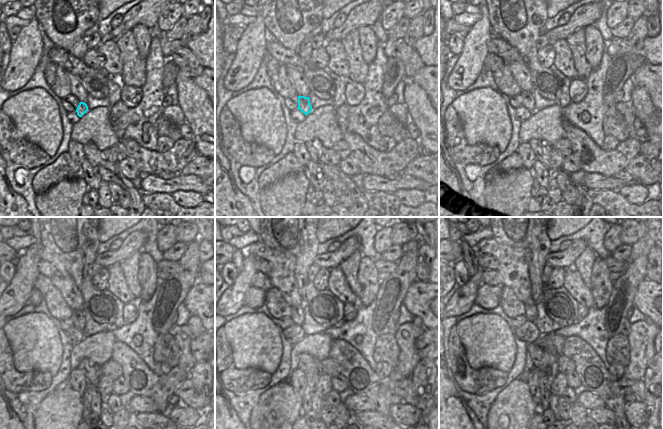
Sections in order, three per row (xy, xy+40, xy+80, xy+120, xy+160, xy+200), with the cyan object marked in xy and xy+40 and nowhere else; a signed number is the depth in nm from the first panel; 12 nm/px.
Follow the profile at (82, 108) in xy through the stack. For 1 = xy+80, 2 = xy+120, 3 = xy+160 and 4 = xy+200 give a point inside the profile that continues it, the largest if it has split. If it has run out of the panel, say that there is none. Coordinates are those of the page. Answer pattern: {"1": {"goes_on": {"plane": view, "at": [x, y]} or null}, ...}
{"1": {"goes_on": {"plane": "xy+80", "at": [527, 97]}}, "2": {"goes_on": {"plane": "xy+120", "at": [78, 318]}}, "3": {"goes_on": {"plane": "xy+160", "at": [298, 316]}}, "4": {"goes_on": {"plane": "xy+200", "at": [530, 307]}}}

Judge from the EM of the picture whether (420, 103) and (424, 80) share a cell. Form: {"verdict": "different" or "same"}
{"verdict": "different"}

